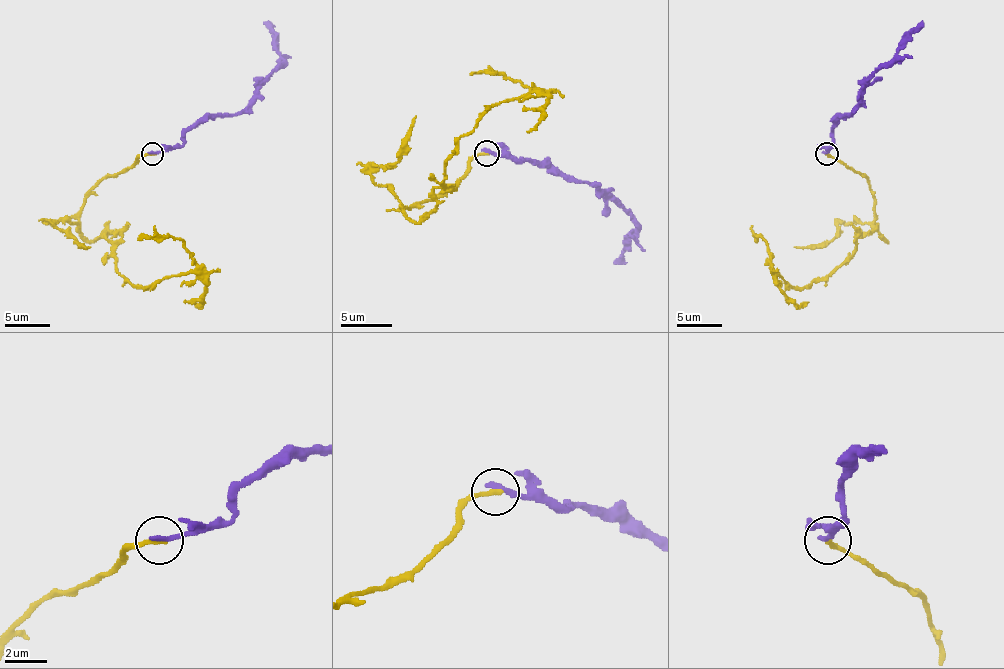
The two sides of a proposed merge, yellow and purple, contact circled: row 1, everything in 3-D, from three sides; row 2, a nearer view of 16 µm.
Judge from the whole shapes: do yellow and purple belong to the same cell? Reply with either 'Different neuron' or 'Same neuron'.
Different neuron

